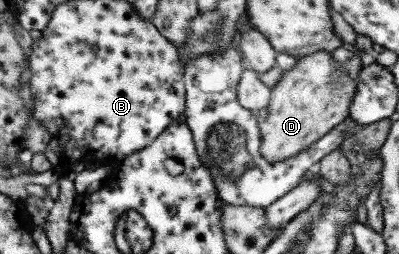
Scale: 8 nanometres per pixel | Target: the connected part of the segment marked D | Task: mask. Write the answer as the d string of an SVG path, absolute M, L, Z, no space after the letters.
M318 51L295 60L295 67L281 71L281 79L270 88L269 105L256 114L261 133L259 153L269 163L292 158L340 124L348 116L349 103L355 93L356 81L331 59L329 51Z

